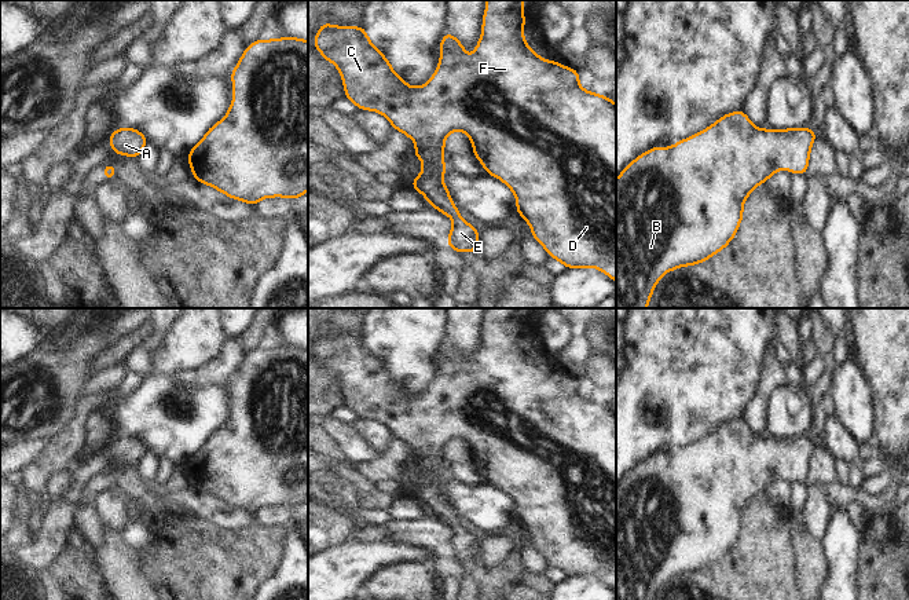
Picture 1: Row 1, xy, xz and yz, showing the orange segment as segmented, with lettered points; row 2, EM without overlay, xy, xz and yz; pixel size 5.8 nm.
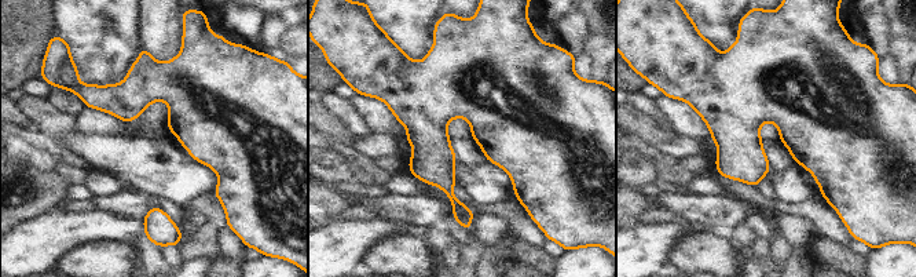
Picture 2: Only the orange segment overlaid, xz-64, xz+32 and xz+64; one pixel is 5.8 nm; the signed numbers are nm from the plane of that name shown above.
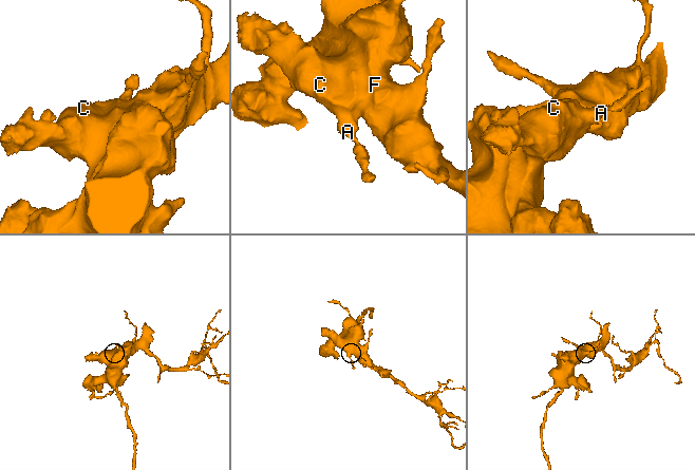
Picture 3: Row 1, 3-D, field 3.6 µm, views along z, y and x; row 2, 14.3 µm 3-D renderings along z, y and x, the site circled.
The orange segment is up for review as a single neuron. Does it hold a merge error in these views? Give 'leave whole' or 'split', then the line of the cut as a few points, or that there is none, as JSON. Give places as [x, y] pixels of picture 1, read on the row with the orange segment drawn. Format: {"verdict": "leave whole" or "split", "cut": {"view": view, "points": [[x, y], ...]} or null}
{"verdict": "leave whole", "cut": null}

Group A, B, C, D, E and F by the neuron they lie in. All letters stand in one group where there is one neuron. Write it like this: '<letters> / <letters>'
A B C D E F

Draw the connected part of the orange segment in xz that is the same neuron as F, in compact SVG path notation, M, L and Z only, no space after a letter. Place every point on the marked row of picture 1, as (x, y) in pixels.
M487 0L487 7L483 18L481 39L476 45L476 51L472 56L465 54L465 48L452 33L447 33L441 39L440 44L440 63L432 78L422 87L408 87L403 77L396 76L389 61L371 44L366 36L364 26L348 28L348 26L330 26L323 21L322 28L314 39L314 45L326 58L327 62L334 62L337 70L341 72L344 81L345 96L351 99L358 109L374 110L384 114L392 124L393 129L402 131L411 138L417 150L411 151L424 164L424 169L417 179L411 182L411 187L424 194L424 197L441 213L450 216L454 220L454 227L450 231L447 244L457 252L472 250L479 255L477 239L479 230L466 223L458 213L458 208L454 205L448 189L443 184L444 171L448 169L444 165L444 140L452 131L465 131L472 139L474 157L481 161L487 173L501 179L516 194L517 206L516 211L531 226L532 237L549 252L551 259L558 259L567 268L575 267L593 267L600 268L616 282L616 105L612 103L609 96L602 96L584 91L579 85L579 73L575 69L568 69L561 63L553 61L543 61L538 54L532 52L523 36L525 18L523 15L524 0Z

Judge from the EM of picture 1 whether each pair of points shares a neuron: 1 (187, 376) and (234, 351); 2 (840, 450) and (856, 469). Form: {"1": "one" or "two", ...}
{"1": "one", "2": "two"}

